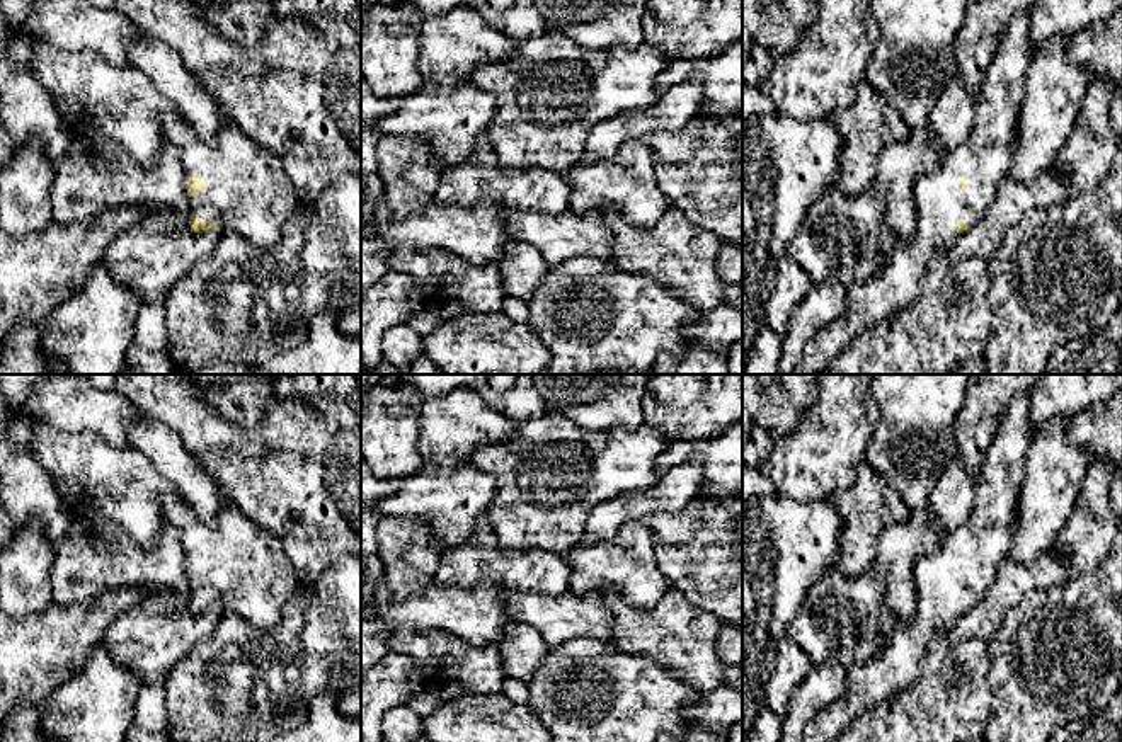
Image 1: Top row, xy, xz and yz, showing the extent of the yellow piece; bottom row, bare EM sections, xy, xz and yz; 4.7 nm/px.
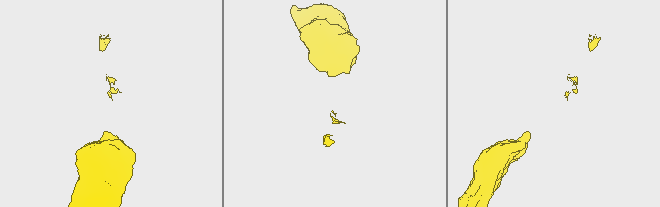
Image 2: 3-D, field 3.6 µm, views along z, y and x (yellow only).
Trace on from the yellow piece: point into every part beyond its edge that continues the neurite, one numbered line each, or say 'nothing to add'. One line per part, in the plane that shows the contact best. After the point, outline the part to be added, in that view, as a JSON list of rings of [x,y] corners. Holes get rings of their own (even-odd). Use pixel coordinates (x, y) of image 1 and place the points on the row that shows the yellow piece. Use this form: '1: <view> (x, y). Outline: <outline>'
1: xy (249, 191). Outline: [[[179,111],[163,114],[162,128],[165,140],[180,150],[184,174],[196,175],[208,184],[204,192],[189,197],[191,213],[206,221],[216,220],[223,230],[235,231],[260,247],[281,238],[283,225],[301,203],[276,155],[252,141],[228,119],[213,143],[203,141]]]

